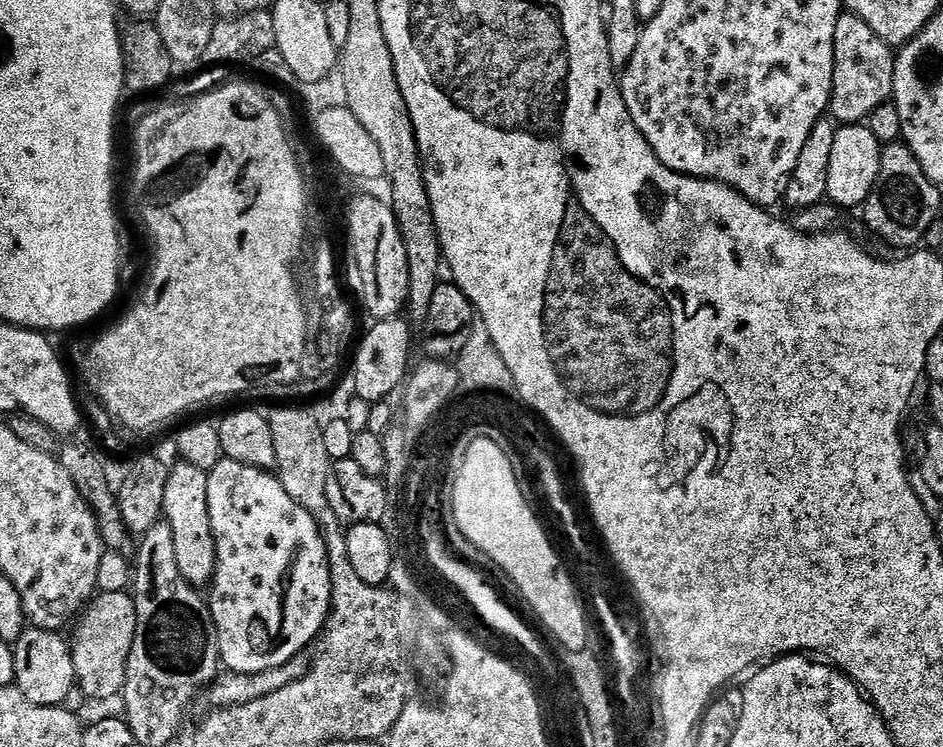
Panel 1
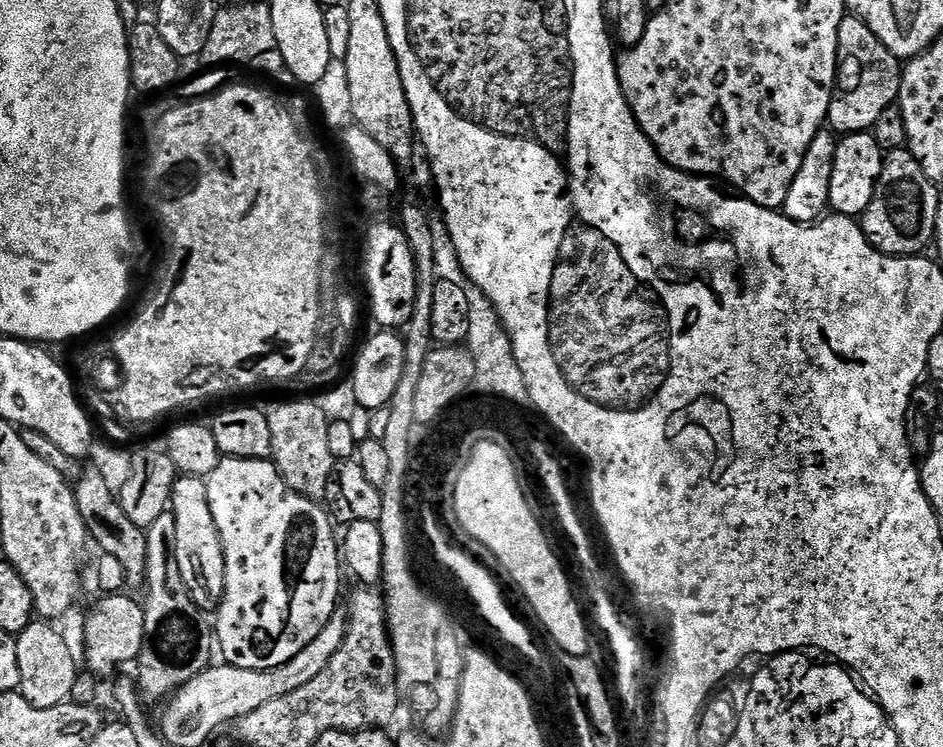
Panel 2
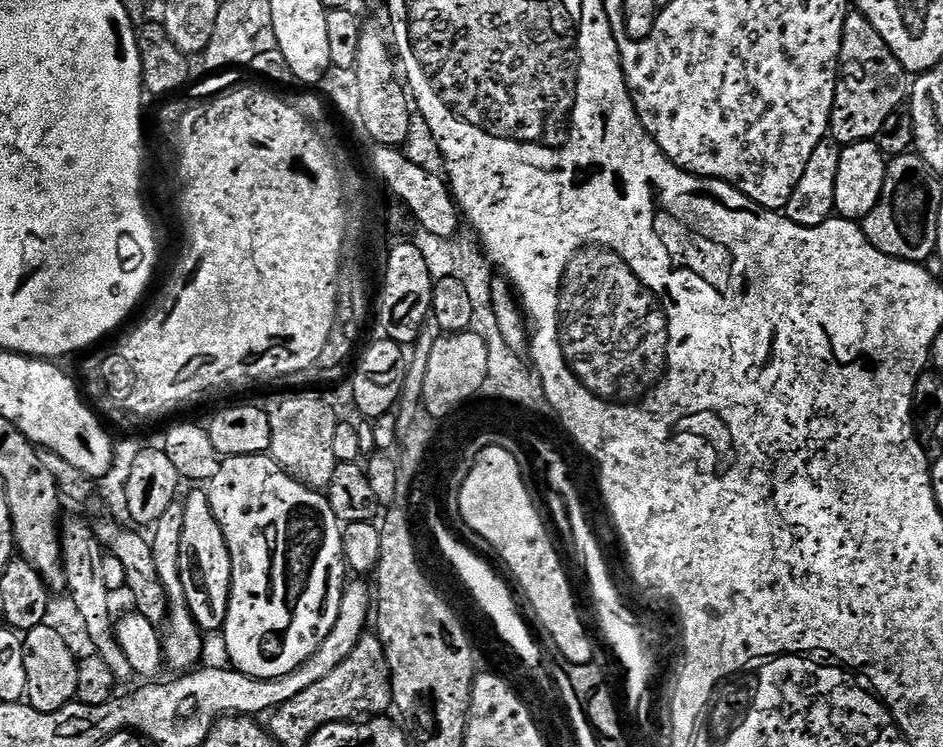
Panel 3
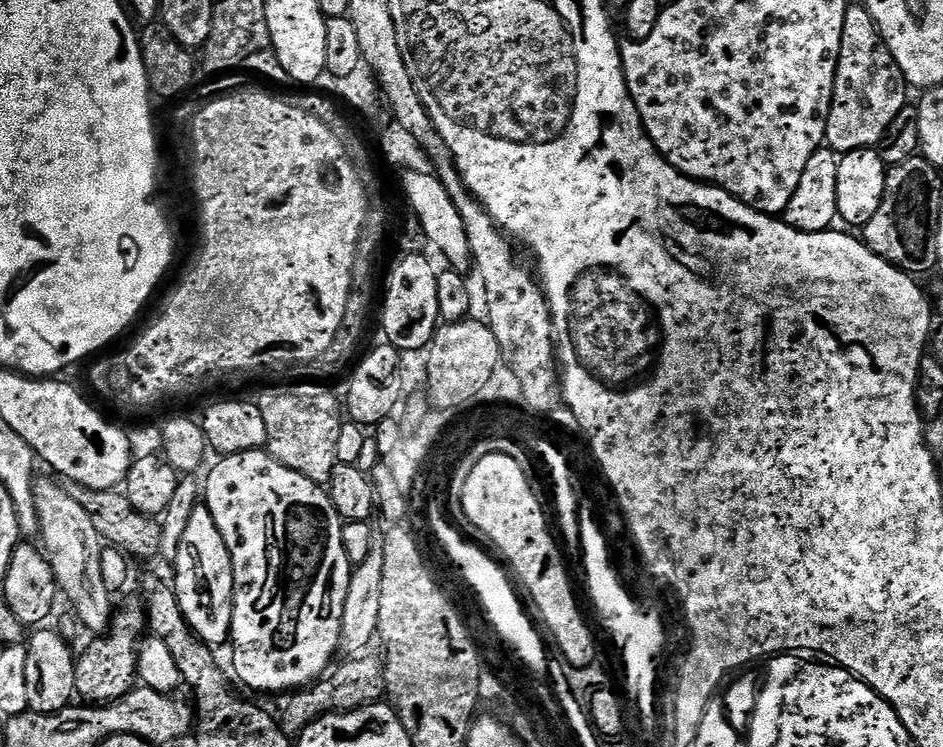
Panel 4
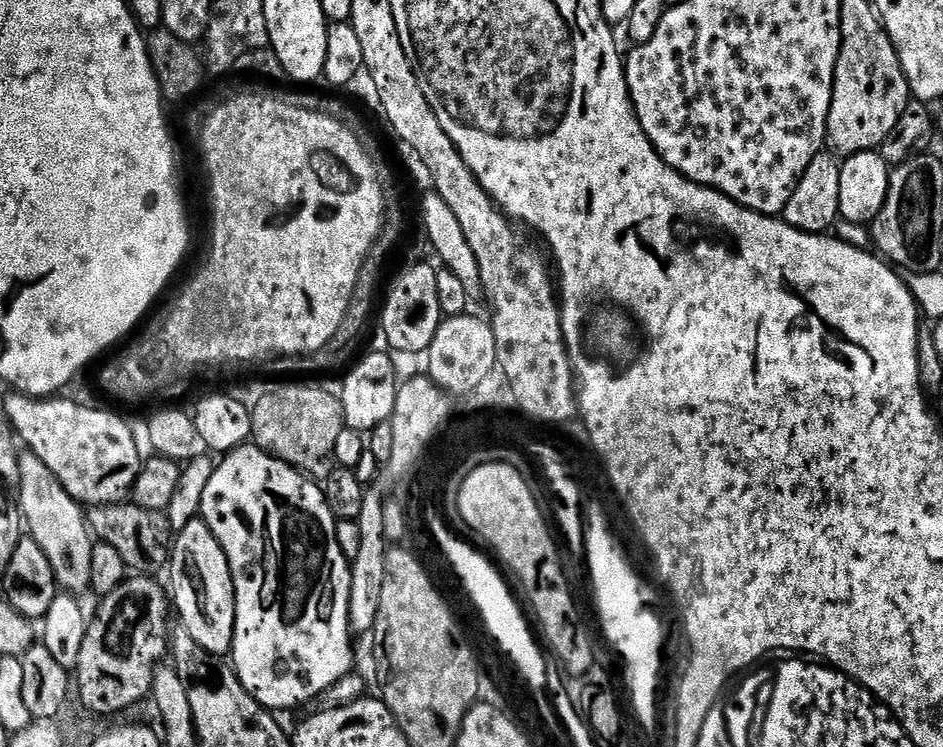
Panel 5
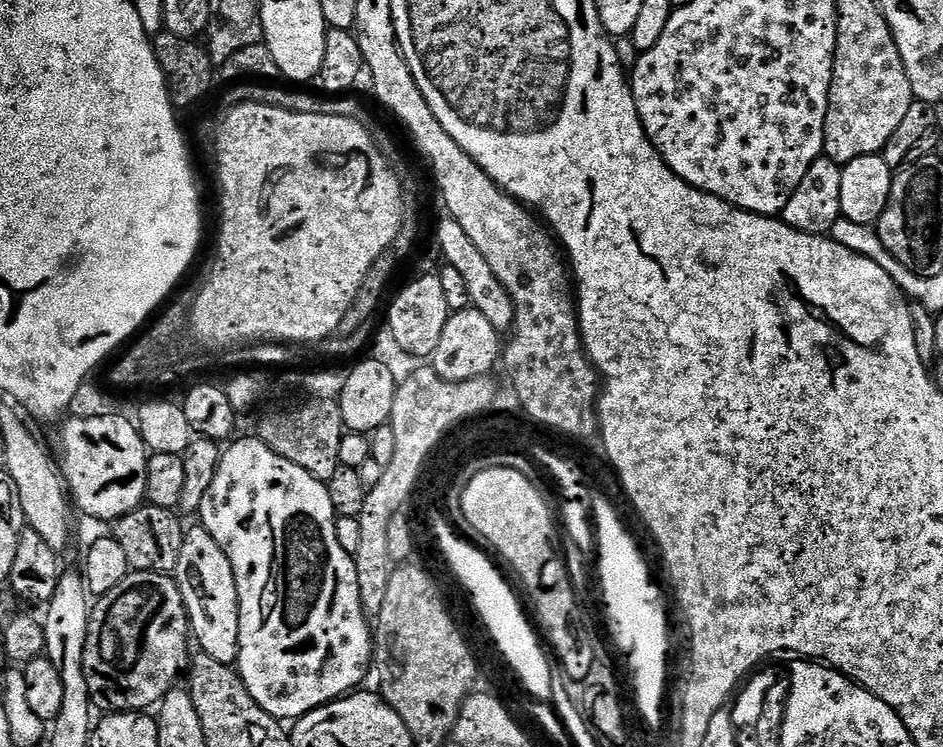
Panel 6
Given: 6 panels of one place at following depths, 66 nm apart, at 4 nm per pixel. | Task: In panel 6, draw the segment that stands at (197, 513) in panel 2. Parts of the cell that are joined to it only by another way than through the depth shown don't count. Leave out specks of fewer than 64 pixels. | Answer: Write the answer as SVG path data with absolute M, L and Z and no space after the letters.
M189 527L184 533L182 554L178 558L174 579L185 600L191 635L200 643L199 651L217 662L235 665L240 653L240 599L238 586L234 582L234 570L230 566L230 558L226 558L224 547L214 542L204 527L195 527Z

